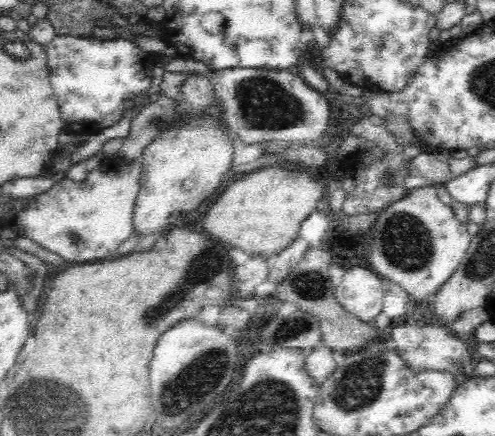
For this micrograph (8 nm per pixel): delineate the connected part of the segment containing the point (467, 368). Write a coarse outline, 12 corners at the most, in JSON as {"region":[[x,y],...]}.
{"region":[[443,326],[392,329],[414,375],[446,372],[456,387],[476,377],[476,358]]}

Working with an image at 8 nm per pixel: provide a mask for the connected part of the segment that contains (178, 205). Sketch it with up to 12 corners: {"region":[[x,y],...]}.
{"region":[[207,77],[142,156],[132,224],[164,236],[216,194],[233,142]]}

